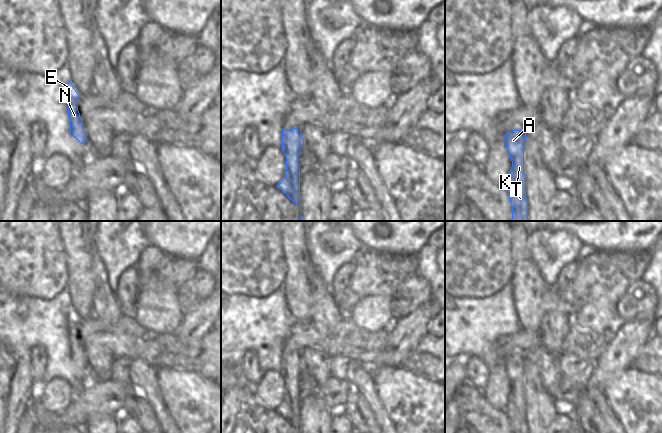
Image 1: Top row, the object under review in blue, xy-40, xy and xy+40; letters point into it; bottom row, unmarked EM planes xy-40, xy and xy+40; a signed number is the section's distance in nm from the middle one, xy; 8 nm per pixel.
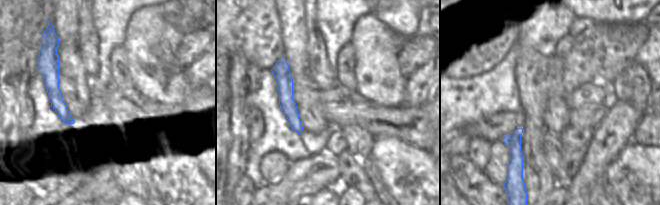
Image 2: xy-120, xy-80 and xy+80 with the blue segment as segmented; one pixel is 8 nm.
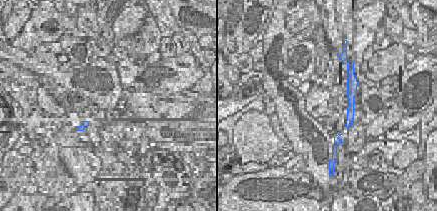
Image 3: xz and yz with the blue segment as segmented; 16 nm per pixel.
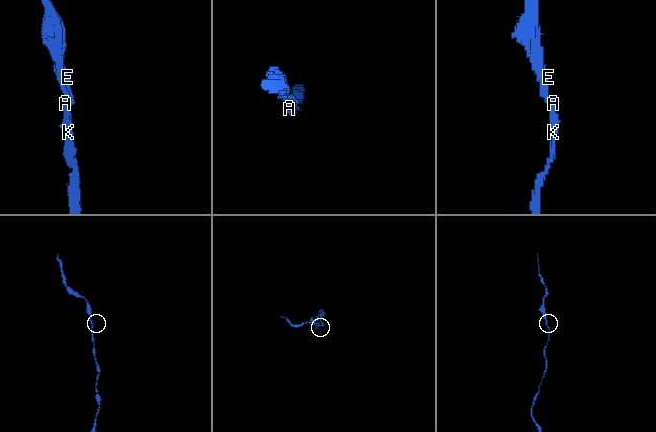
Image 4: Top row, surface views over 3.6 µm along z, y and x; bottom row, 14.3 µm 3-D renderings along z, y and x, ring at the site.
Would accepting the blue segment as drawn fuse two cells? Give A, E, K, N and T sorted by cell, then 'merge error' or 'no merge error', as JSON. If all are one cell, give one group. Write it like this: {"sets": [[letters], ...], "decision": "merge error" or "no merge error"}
{"sets": [["A", "E", "K", "N", "T"]], "decision": "no merge error"}

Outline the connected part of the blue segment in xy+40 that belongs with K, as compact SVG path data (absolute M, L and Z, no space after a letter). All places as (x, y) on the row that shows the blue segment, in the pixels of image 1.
M511 130L504 136L506 149L512 161L506 185L506 191L512 205L512 221L529 221L526 175L524 173L524 147L526 139L526 133L521 130Z

